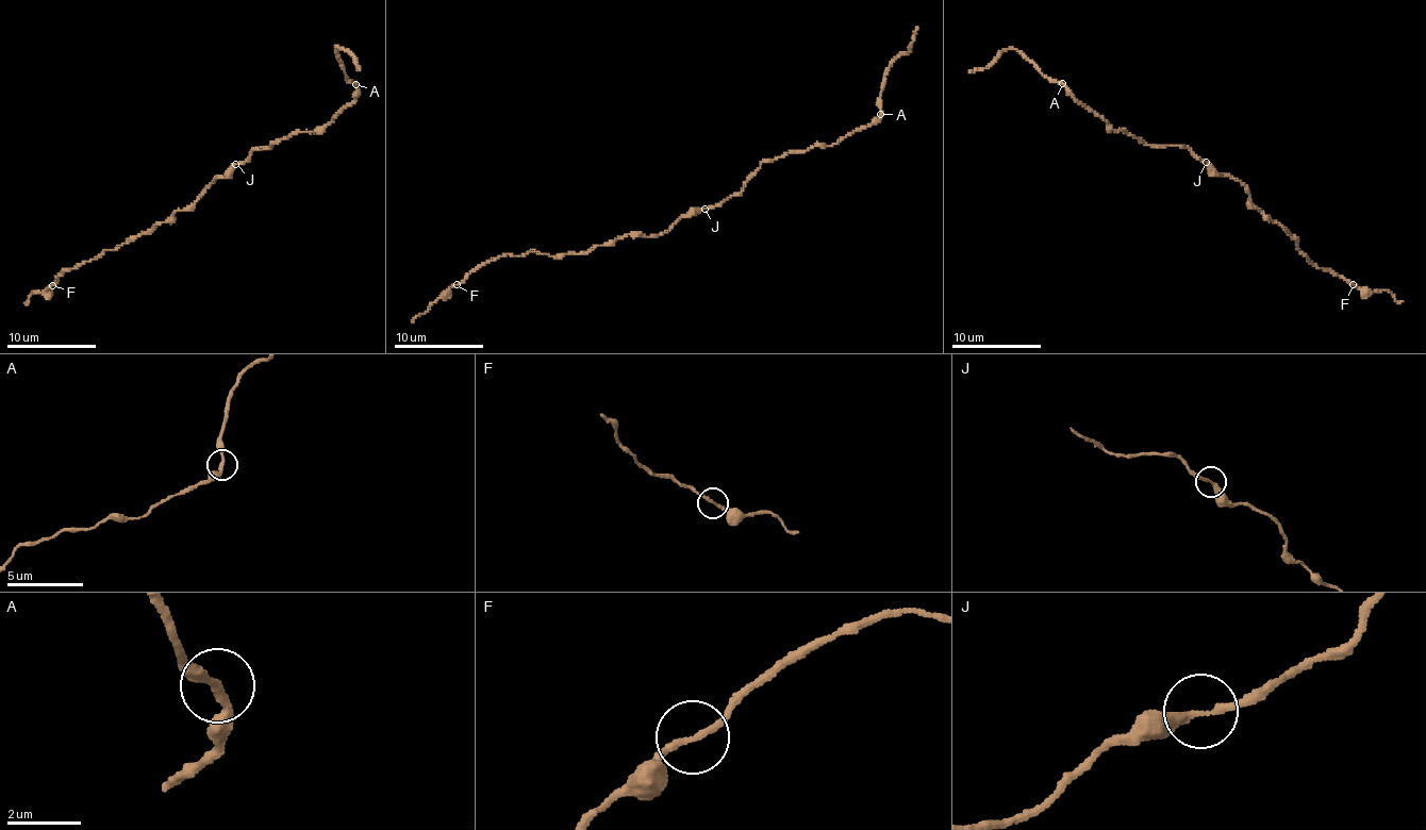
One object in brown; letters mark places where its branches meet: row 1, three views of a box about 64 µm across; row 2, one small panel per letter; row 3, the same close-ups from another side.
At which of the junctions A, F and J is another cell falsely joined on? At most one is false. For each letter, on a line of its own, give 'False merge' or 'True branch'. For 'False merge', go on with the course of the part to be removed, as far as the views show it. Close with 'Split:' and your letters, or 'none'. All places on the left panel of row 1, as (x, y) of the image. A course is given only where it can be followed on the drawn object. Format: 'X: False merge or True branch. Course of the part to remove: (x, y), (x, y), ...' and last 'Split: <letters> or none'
A: True branch
F: True branch
J: True branch
Split: none

